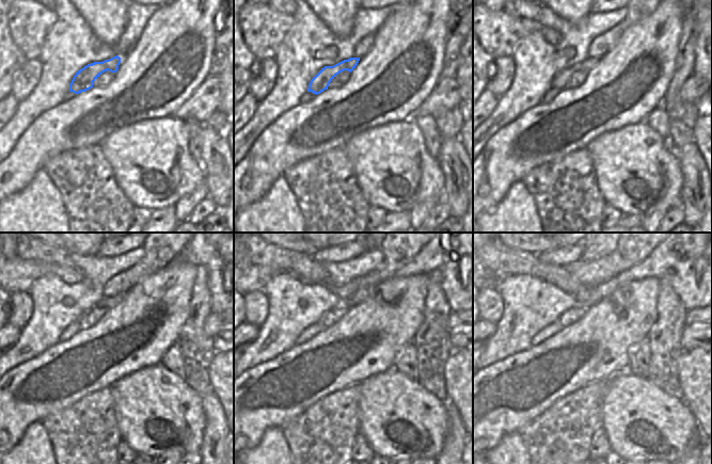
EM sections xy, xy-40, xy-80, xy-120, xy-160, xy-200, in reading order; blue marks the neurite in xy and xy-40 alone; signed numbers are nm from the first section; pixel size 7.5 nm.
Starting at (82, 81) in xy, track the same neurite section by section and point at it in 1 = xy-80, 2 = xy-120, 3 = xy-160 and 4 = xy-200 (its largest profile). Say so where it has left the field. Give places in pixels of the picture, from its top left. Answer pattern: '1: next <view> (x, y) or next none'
1: next xy-80 (559, 82)
2: next xy-120 (110, 302)
3: next xy-160 (363, 292)
4: next xy-200 (680, 259)

